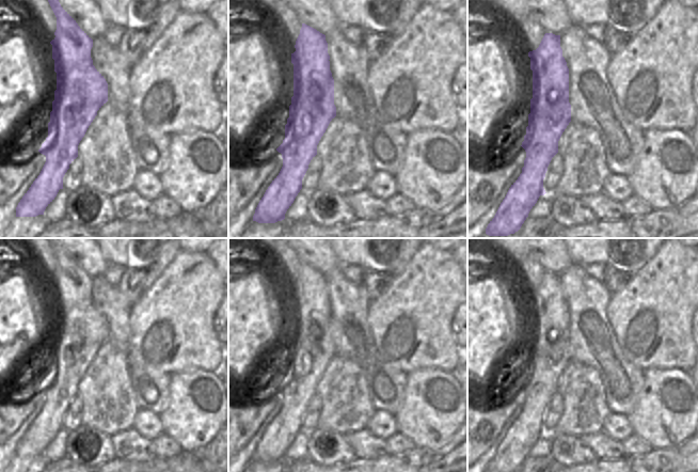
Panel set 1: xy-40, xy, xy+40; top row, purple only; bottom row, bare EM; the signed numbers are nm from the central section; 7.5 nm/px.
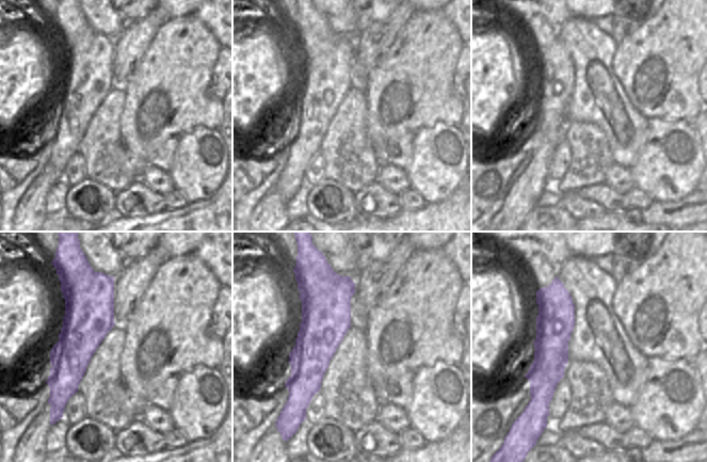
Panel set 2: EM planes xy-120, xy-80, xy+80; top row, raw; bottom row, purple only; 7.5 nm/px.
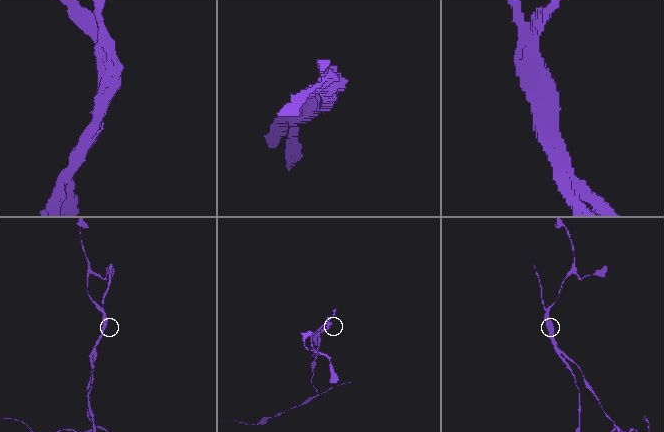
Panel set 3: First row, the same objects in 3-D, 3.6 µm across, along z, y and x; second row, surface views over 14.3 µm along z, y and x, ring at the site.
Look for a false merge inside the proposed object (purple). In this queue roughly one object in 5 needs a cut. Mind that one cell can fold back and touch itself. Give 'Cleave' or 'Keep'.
Cleave

